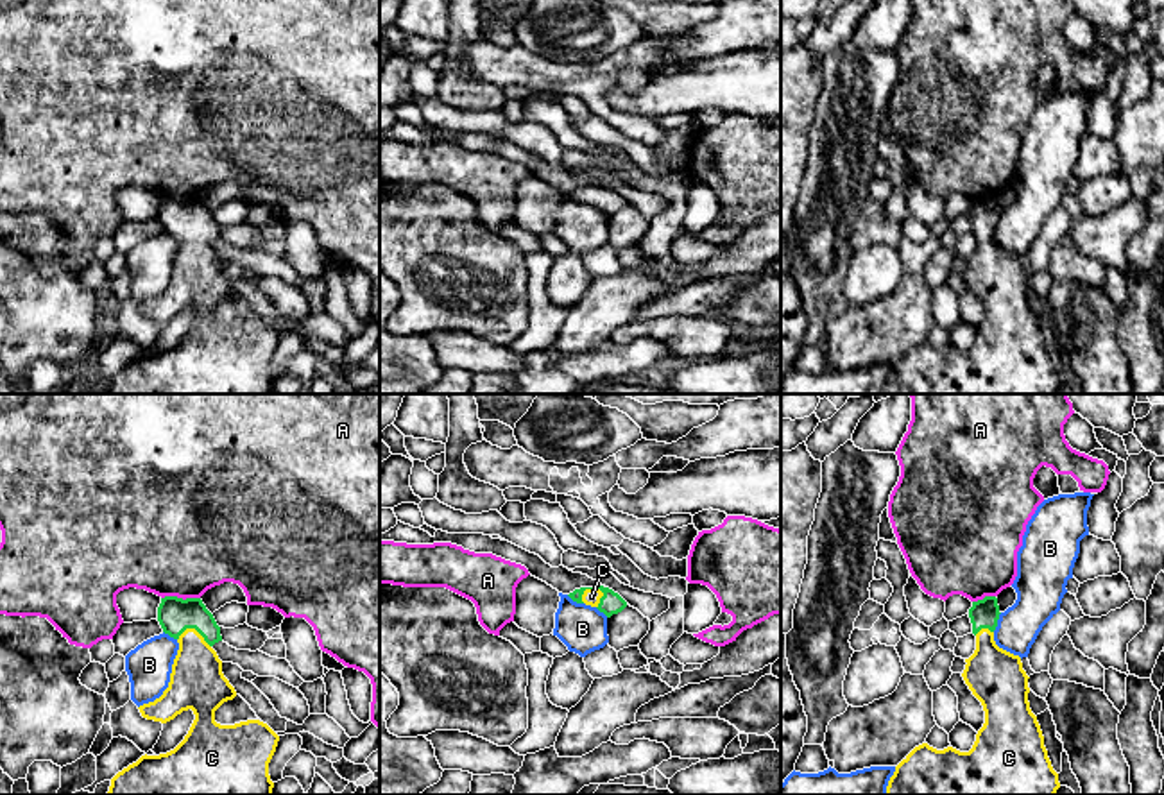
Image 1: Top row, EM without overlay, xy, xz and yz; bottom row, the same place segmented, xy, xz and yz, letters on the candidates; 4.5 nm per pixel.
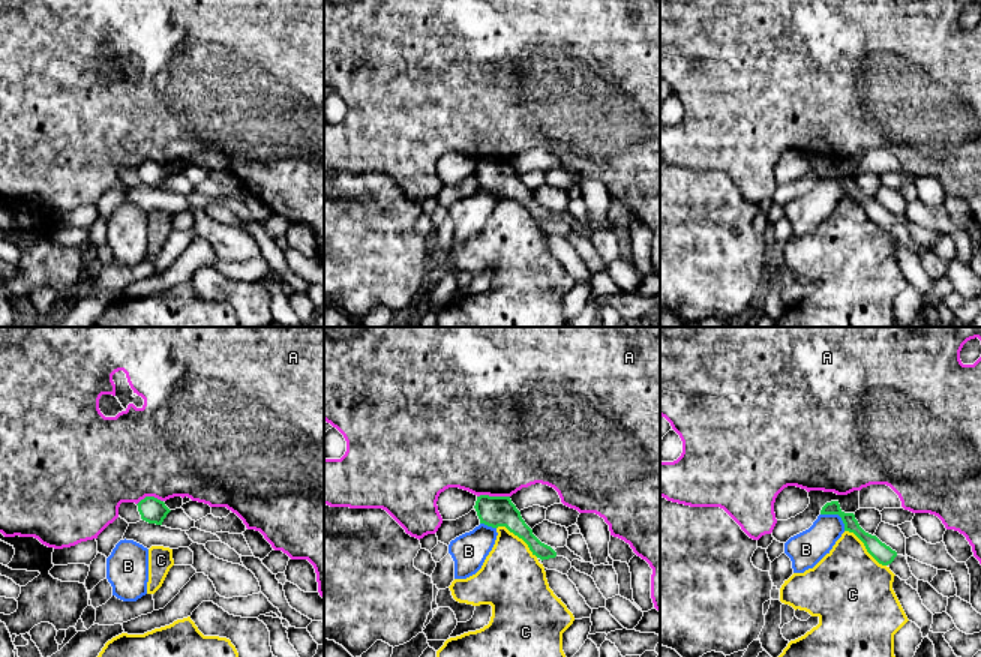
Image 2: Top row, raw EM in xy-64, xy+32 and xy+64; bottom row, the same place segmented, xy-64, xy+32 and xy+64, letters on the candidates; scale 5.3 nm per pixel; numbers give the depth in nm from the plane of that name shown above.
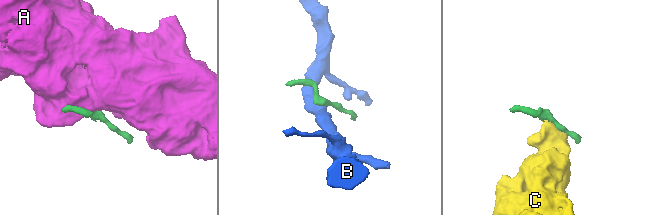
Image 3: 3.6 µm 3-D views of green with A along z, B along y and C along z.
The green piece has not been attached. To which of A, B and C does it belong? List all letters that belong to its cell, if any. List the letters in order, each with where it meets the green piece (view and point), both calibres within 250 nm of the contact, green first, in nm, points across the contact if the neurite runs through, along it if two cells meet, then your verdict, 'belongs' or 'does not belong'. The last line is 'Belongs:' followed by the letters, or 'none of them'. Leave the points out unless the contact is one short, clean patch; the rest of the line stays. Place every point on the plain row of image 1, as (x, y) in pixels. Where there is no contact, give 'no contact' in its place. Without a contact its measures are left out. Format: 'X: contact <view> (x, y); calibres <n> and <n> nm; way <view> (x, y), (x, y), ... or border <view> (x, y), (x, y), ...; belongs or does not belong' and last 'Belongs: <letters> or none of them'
A: contact xy (179, 197); calibres 160 and 480 nm; does not belong
B: contact yz (996, 221); calibres 130 and 220 nm; border yz (1001, 212), (992, 230); does not belong
C: contact xz (602, 190); calibres 100 and 80 nm; way xz (611, 201), (602, 190), (591, 196); belongs
Belongs: C

